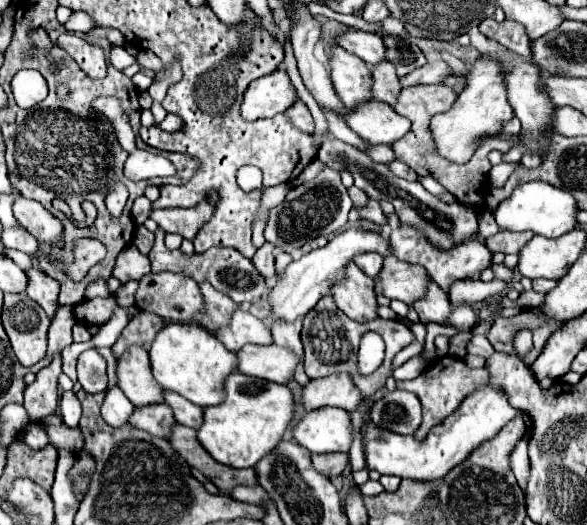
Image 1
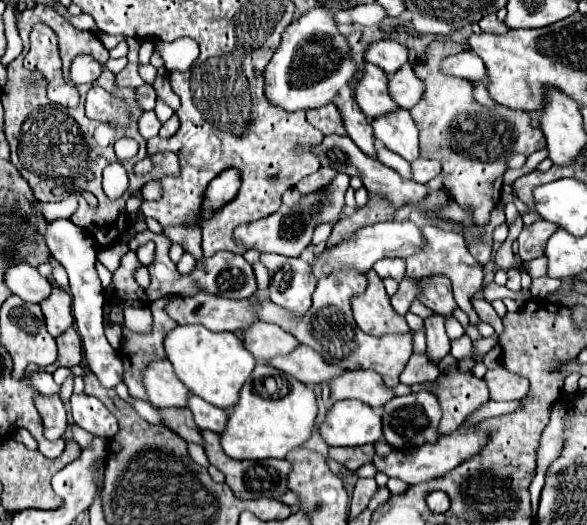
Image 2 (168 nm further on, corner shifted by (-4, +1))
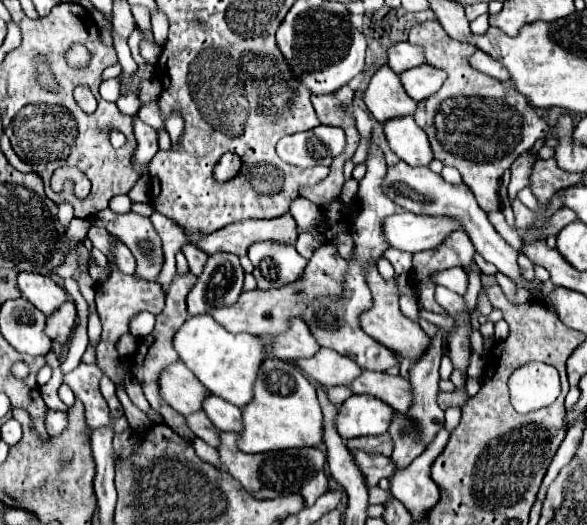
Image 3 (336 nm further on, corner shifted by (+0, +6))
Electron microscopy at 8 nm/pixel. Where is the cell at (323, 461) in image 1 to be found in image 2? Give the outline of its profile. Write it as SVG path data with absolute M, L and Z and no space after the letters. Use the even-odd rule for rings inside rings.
M374 443L372 445L362 445L362 447L330 447L330 459L338 461L340 465L344 465L346 469L358 469L366 463L372 461L376 449Z

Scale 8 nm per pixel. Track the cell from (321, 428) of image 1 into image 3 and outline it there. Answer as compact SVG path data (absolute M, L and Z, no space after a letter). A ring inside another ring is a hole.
M350 396L344 400L338 408L334 428L338 434L348 438L358 436L372 436L372 434L384 434L390 426L394 410L372 396Z

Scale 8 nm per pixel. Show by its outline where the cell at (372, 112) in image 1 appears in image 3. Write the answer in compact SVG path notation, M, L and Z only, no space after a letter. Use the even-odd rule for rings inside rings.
M412 116L390 118L382 124L390 150L410 166L428 166L434 158L426 132L416 126Z

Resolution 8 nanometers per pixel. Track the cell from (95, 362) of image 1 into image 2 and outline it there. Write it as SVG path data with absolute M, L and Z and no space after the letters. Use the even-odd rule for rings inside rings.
M58 219L48 225L44 233L46 245L50 249L50 255L66 269L70 279L70 293L72 293L72 311L76 317L76 327L82 337L84 355L88 361L88 369L100 379L104 387L116 387L122 383L122 359L118 359L118 351L110 347L106 335L104 335L104 289L100 283L100 277L94 269L98 243L92 239L84 229L76 227L70 219Z

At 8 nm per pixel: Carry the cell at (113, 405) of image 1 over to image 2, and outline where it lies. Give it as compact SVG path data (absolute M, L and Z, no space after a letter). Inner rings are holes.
M130 399L130 405L132 405L132 407L138 411L138 415L144 417L148 423L152 423L152 425L162 425L162 421L158 419L158 411L156 411L150 403L140 401L140 399Z

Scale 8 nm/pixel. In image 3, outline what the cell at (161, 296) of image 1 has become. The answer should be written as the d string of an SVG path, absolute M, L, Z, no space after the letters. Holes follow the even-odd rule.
M322 244L310 258L302 282L298 282L294 286L276 288L276 290L254 288L254 290L242 292L238 302L234 302L232 306L214 306L210 310L210 316L230 332L248 332L252 336L264 336L264 338L274 336L274 334L286 330L288 320L294 316L300 316L302 310L318 294L340 294L344 270L346 270L346 260L336 252L336 248L332 244Z

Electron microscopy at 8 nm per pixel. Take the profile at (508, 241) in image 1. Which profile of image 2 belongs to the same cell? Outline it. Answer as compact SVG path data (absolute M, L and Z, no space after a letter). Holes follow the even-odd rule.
M544 219L524 227L520 237L518 237L518 243L520 243L518 255L520 255L520 259L522 261L530 261L530 259L542 257L544 249L546 249L546 241L550 239L550 235L556 229L558 229L556 223L546 223Z

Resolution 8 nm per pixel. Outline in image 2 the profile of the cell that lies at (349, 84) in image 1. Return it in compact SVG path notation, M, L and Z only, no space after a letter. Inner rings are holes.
M366 63L364 77L356 85L356 101L358 101L362 113L368 119L376 119L378 115L386 115L390 111L398 111L400 109L390 99L386 79L388 79L388 75L380 67L376 67L372 63Z

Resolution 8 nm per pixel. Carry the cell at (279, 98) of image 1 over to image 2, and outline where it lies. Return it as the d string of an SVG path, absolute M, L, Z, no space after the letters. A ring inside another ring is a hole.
M314 7L294 19L282 33L282 43L266 67L266 97L286 109L316 109L328 105L334 95L356 75L346 37L338 31L334 15L324 7Z

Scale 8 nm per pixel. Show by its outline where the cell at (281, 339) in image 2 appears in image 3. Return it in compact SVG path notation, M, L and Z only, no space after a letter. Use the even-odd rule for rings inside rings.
M292 318L290 326L284 332L270 338L270 354L280 360L306 358L310 354L316 354L318 348L320 346L314 342L314 336L302 318Z

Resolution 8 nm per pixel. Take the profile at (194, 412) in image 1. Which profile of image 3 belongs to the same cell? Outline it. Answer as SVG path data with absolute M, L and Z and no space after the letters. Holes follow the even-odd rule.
M206 396L206 400L202 402L202 410L210 418L210 422L222 432L238 432L242 428L240 408L218 396Z

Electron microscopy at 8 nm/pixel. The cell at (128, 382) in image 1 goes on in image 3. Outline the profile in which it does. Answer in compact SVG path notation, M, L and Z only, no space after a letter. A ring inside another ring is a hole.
M180 360L166 366L166 370L160 374L158 392L168 406L184 416L198 412L202 408L202 398L208 394Z

